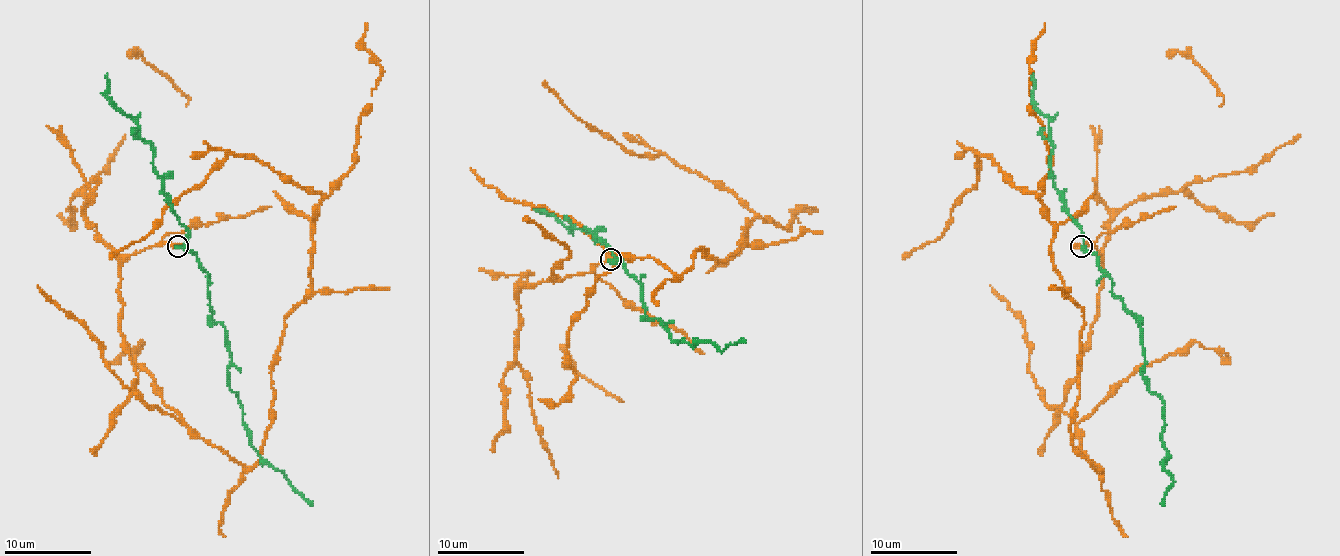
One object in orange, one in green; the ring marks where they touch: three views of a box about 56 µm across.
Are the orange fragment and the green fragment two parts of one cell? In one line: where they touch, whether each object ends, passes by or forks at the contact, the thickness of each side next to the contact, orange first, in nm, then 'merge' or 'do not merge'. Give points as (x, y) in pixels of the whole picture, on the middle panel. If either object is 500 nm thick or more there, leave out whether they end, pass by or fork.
place (611, 259); calibres 600 and 240 nm; do not merge

